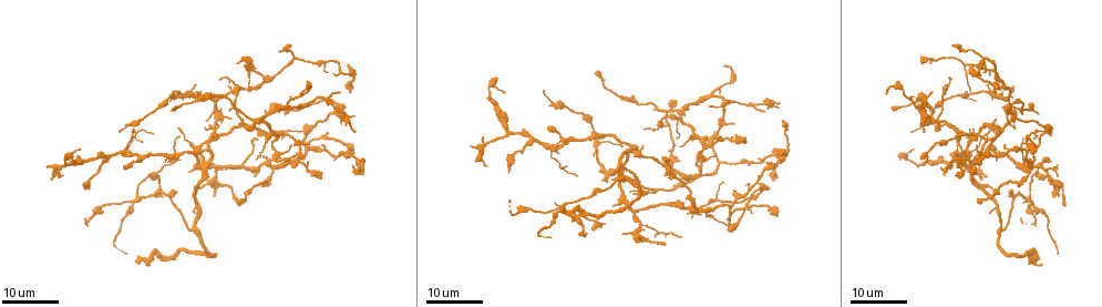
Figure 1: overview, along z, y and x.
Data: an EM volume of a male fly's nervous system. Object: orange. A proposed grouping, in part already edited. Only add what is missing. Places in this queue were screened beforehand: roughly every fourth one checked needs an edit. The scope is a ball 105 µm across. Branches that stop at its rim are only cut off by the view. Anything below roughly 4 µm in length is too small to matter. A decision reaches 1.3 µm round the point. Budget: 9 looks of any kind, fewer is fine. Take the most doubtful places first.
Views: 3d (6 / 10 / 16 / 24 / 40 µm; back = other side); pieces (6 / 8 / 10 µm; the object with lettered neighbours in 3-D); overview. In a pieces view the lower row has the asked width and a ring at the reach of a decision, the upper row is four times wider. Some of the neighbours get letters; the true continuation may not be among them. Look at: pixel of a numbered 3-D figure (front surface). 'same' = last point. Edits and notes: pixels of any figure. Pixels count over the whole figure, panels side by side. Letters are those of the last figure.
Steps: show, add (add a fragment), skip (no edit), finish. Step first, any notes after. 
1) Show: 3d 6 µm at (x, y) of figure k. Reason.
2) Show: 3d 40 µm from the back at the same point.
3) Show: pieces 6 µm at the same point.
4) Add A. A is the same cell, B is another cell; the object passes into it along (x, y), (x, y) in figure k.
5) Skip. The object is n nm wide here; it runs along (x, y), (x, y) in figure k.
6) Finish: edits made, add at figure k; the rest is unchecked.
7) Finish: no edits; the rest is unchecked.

Show: 3d 16 µm at (776, 104) of figure 1. Tapers out.

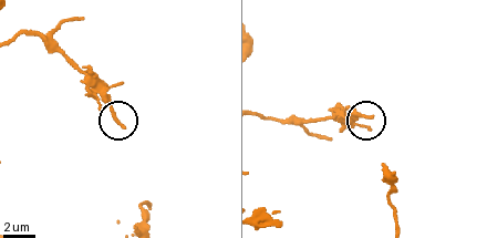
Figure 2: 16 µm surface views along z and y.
Show: pieces 10 µm at (123, 127) of figure 2.

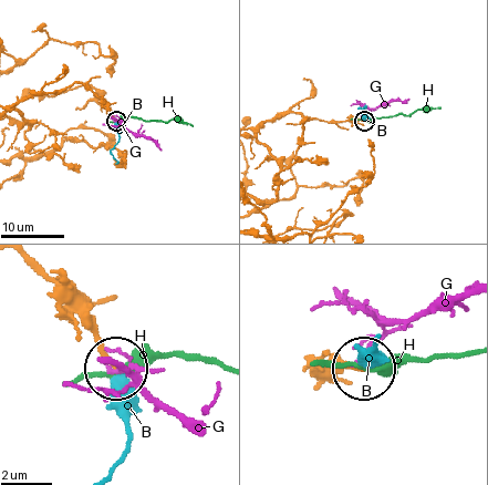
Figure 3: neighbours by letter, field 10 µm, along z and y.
Add B. B is the same cell, G and H are other cells; the neuron continues.

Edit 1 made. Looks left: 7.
Show: 3d 24 µm at (680, 237) of figure 1. Free end.

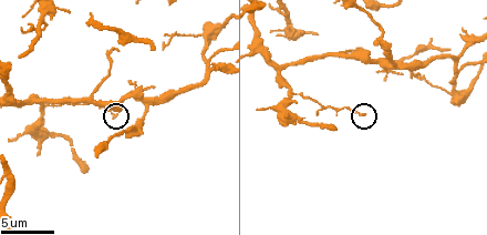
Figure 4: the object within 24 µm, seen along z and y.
Show: pieces 10 µm at (117, 116) of figure 4. See the neighbours.

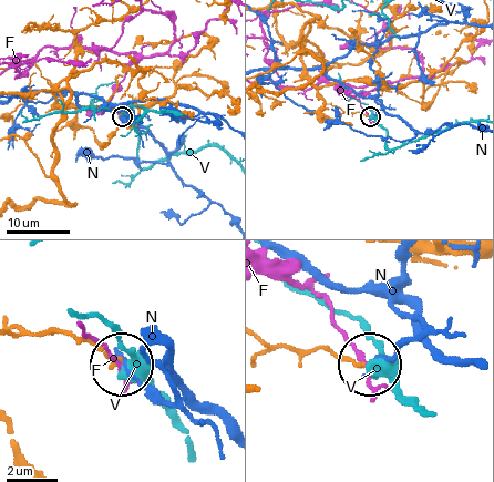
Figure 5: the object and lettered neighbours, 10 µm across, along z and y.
Skip. F, N and V are other cells; no lettered fragment goes on from it.

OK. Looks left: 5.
Show: 3d 24 µm at (954, 44) of figure 1. Branch stops here.

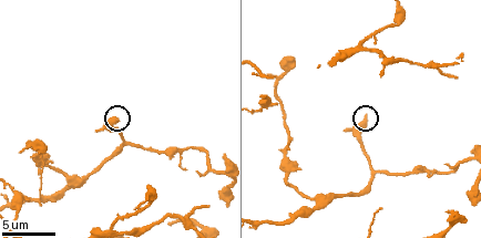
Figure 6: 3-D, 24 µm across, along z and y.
Show: pieces 8 µm at (118, 119) of figure 6.

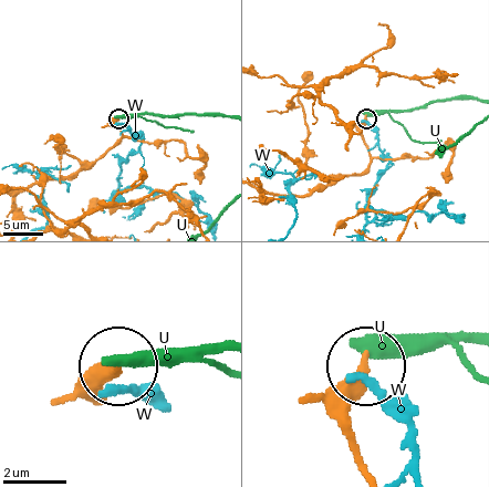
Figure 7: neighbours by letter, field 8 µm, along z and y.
Skip. U and W are other cells; no lettered fragment goes on from it.

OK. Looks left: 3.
Show: pieces 10 µm at (333, 128) of figure 4. Free end.

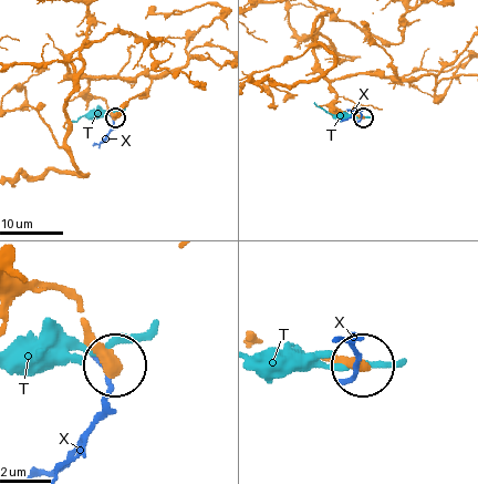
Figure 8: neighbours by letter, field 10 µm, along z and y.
Skip. T and X are other cells; no lettered fragment goes on from it.

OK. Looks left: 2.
Show: 3d 24 µm at (308, 144) of figure 1. Thin end.

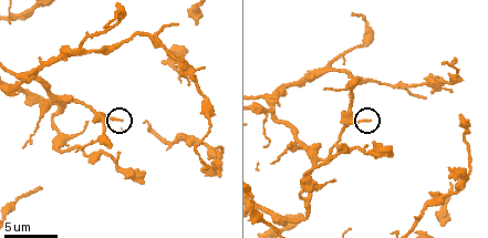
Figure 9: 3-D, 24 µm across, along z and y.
Show: pieces 6 µm at (370, 122) of figure 9.

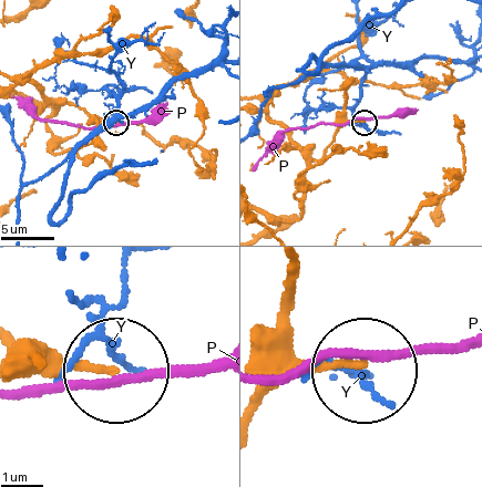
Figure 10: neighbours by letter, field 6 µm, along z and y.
Skip. The object is 150 nm wide here; P and Y are other cells; no lettered fragment goes on from it.

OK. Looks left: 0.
Finish: edits made, add at figure 3; the rest is unchecked.

